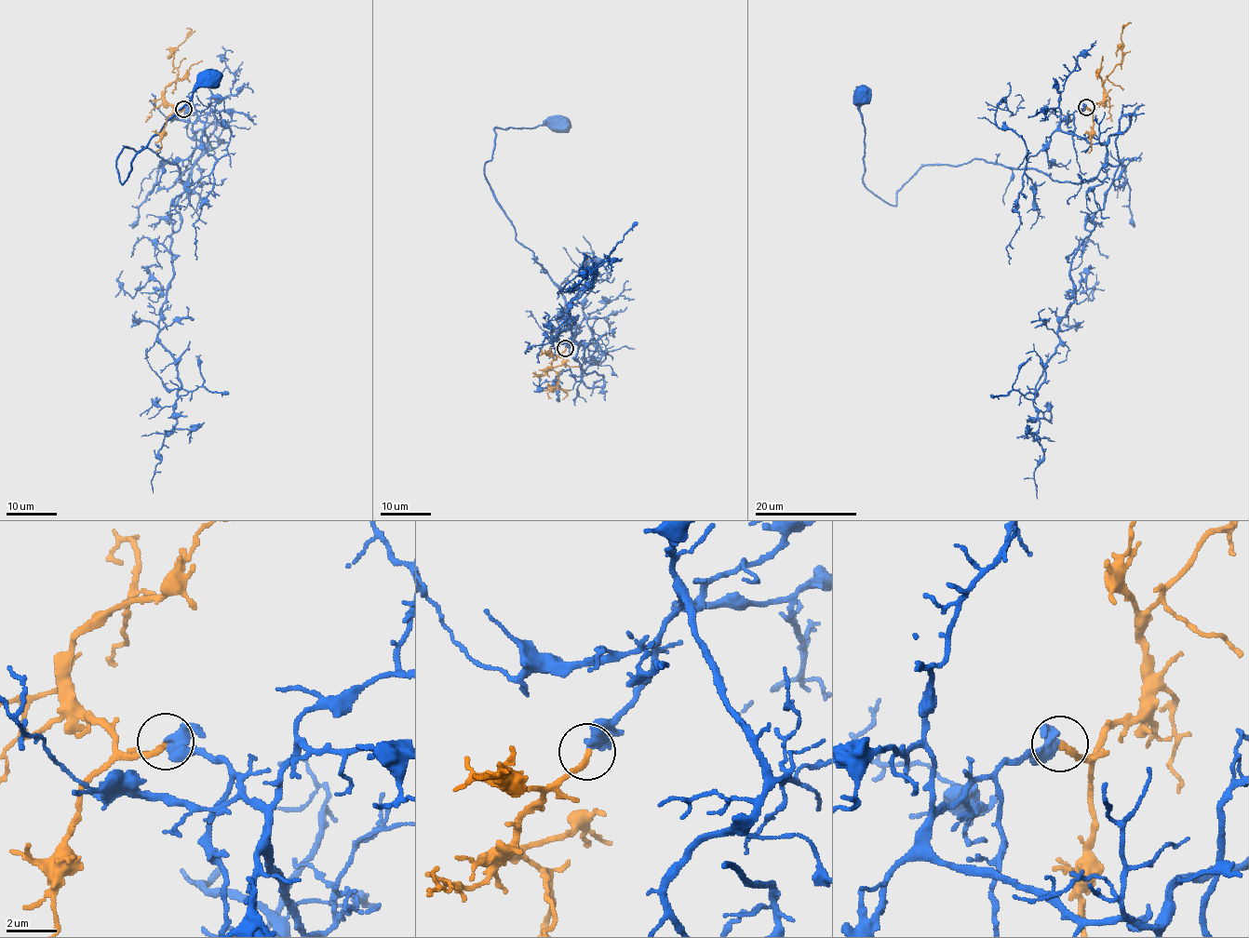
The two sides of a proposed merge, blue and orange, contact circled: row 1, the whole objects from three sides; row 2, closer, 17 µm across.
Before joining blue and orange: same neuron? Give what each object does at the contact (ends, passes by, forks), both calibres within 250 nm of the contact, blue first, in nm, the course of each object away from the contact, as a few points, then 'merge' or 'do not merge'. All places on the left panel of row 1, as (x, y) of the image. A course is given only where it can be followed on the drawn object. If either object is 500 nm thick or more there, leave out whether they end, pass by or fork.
blue passes by; orange ends there; 340 nm thick on the blue side, 240 nm on the other; blue runs (183, 109), (197, 115), (212, 148), (189, 183), (148, 148), (126, 147), (119, 181), (209, 77); orange runs (183, 109), (175, 111), (165, 101), (165, 87), (178, 72), (174, 66), (175, 48), (191, 32), (186, 28); merge

